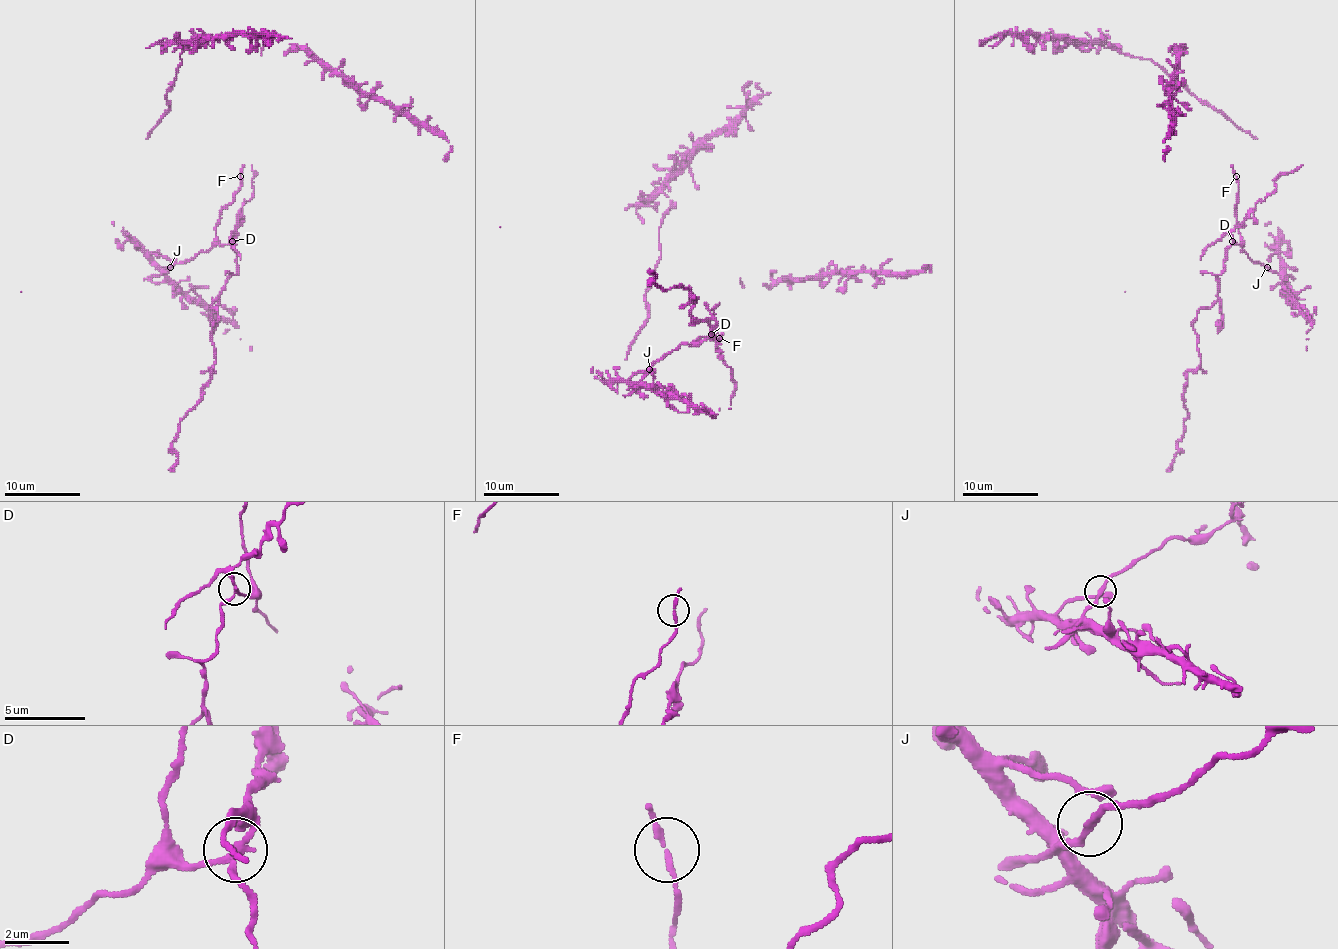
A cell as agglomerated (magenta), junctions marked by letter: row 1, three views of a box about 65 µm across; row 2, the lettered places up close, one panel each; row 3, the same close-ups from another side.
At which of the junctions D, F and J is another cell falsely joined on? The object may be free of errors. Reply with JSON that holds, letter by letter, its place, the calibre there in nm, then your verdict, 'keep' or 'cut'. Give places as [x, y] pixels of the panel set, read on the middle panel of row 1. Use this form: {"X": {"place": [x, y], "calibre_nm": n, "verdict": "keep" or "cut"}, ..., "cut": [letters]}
{"D": {"place": [711, 334], "calibre_nm": 190, "verdict": "cut"}, "F": {"place": [719, 338], "calibre_nm": 170, "verdict": "keep"}, "J": {"place": [649, 369], "calibre_nm": 160, "verdict": "keep"}, "cut": ["D"]}

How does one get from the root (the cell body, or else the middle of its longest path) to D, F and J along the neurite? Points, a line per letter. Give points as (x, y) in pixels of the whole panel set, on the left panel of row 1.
D: (153, 263), (161, 273), (166, 273), (176, 263), (185, 263), (201, 252), (233, 241)
F: (153, 263), (166, 273), (208, 250), (219, 212), (233, 201), (240, 176)
J: (153, 263), (161, 273), (170, 267)

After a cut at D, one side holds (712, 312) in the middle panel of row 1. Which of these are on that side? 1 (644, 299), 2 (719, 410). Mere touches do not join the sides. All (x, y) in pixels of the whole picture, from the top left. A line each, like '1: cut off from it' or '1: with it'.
1: cut off from it
2: cut off from it

